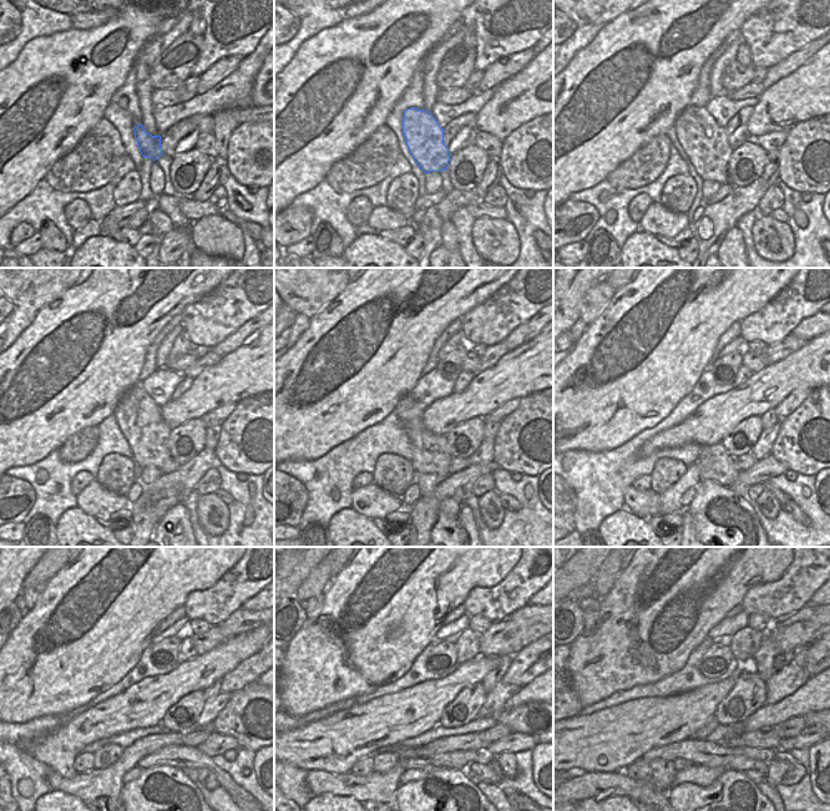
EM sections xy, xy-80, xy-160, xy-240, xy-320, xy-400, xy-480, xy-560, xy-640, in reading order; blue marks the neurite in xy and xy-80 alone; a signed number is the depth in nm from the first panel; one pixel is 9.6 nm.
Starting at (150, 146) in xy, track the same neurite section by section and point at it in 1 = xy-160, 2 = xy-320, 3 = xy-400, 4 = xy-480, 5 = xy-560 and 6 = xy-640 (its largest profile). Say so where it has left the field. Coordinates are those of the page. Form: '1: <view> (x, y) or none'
1: xy-160 (705, 143)
2: xy-320 (430, 455)
3: xy-400 (714, 462)
4: xy-480 (180, 756)
5: xy-560 (521, 800)
6: xy-640 (679, 764)

